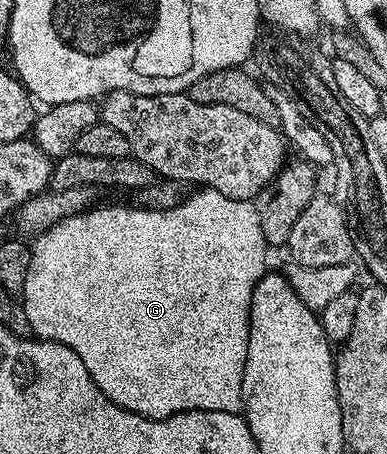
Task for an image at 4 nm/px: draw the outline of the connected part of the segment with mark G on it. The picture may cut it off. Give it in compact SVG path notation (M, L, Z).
M204 188L192 192L191 196L172 209L99 209L92 208L75 217L59 221L45 233L38 234L36 245L31 249L31 276L25 290L23 310L27 316L30 332L44 341L59 341L77 355L97 383L97 387L115 405L128 409L142 417L156 421L169 415L185 411L225 411L226 413L244 412L243 376L245 359L249 351L249 327L251 326L251 300L257 283L268 272L267 252L269 246L261 231L261 219L254 204L249 201L229 199L216 189Z

